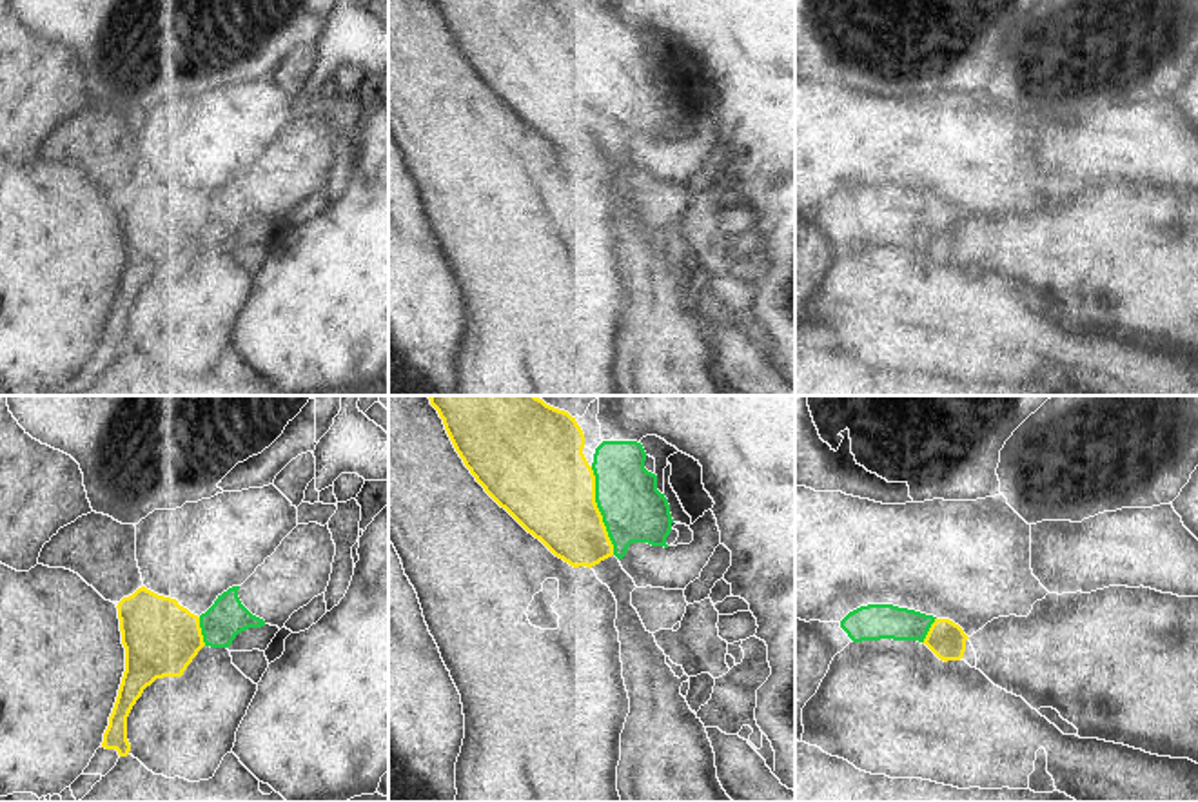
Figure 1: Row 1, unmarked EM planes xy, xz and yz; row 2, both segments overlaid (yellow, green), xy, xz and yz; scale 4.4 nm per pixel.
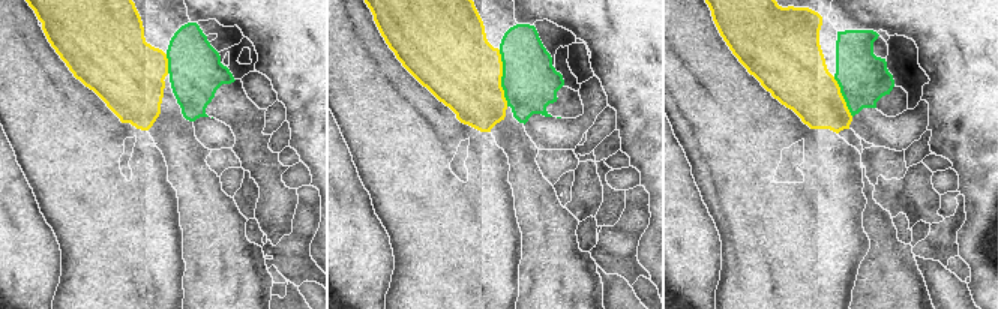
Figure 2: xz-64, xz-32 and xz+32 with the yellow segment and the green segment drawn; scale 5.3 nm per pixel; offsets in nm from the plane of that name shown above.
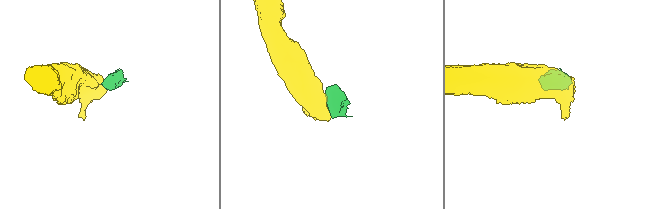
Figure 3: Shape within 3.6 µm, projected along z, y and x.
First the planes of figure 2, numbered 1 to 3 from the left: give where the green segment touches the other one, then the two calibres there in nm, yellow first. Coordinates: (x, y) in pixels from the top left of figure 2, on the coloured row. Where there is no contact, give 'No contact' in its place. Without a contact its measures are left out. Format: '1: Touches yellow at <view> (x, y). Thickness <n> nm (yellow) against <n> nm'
1: Touches yellow at xz-64 (167, 63). Thickness 400 nm (yellow) against 280 nm
2: Touches yellow at xz-32 (500, 78). Thickness 420 nm (yellow) against 300 nm
3: Touches yellow at xz+32 (842, 96). Thickness 320 nm (yellow) against 280 nm

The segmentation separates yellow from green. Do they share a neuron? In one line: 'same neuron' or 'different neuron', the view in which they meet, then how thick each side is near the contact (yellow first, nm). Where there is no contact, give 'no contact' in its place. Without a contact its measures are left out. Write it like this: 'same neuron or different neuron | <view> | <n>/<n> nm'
same neuron | xz | 400/280 nm

